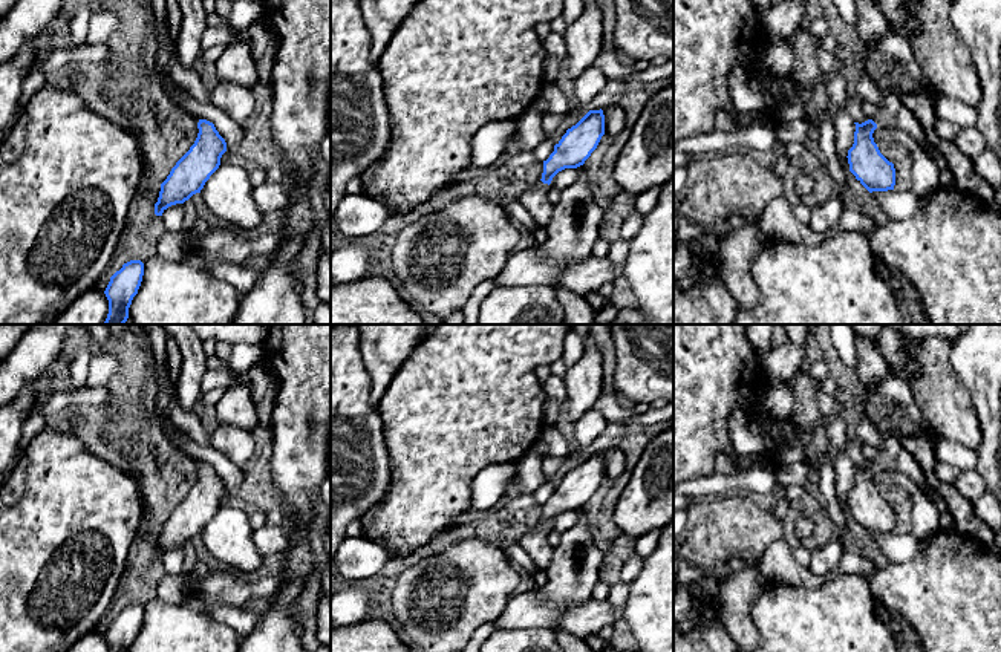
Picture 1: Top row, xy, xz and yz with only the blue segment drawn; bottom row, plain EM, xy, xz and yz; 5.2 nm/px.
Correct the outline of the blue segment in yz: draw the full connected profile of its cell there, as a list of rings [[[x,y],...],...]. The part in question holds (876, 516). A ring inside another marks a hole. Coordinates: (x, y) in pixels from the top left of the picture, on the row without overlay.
[[[882,435],[883,447],[877,450],[872,462],[856,467],[854,487],[848,493],[849,514],[869,534],[888,534],[895,528],[895,511],[879,493],[872,476],[880,471],[897,471],[908,474],[920,491],[929,497],[926,476],[917,461],[905,450],[902,442]]]

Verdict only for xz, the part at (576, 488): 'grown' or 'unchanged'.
grown

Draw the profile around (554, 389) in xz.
[[[551,375],[543,384],[543,392],[546,398],[565,404],[566,399],[566,387],[565,387],[565,380],[563,377]]]

